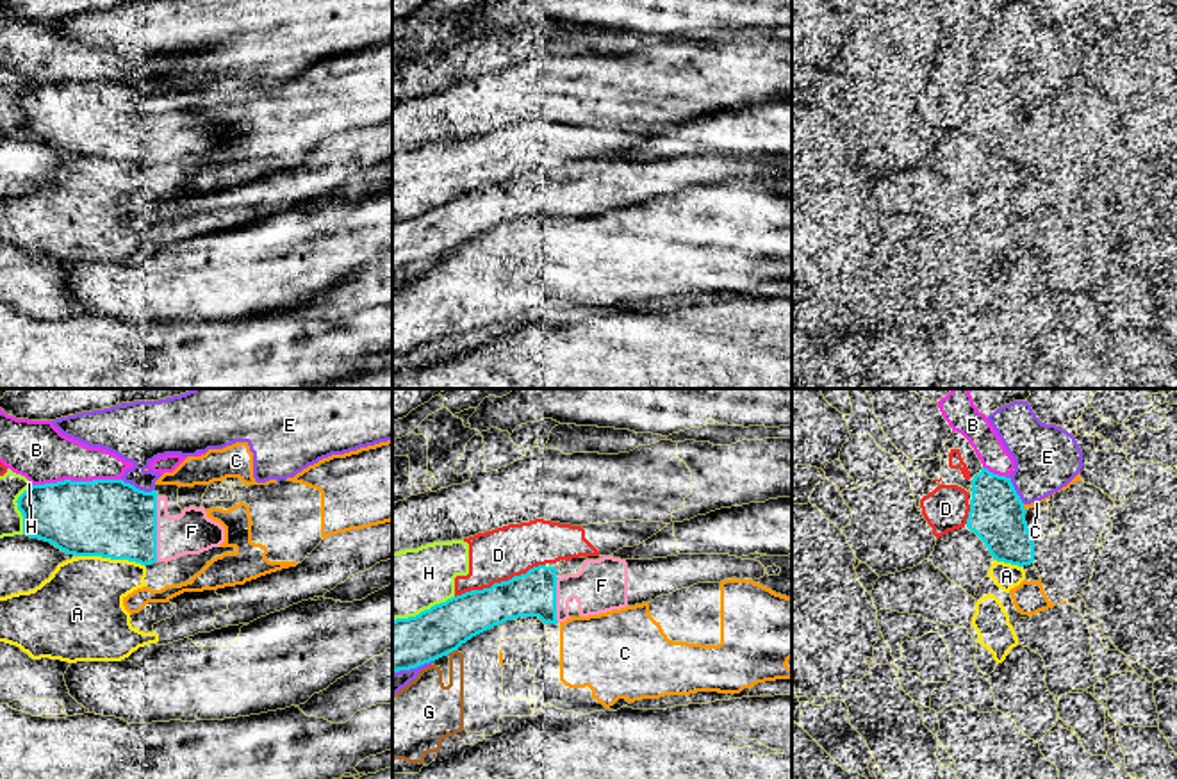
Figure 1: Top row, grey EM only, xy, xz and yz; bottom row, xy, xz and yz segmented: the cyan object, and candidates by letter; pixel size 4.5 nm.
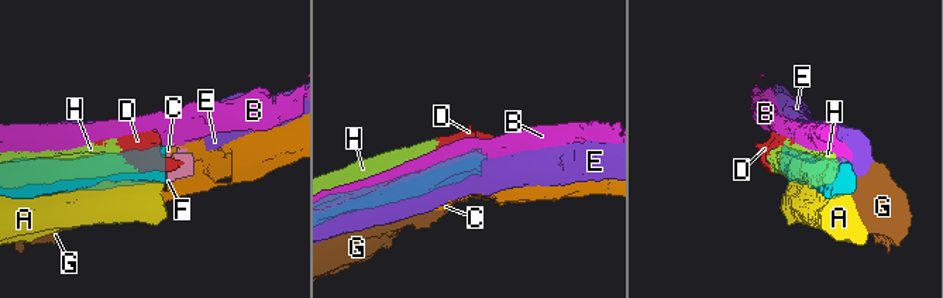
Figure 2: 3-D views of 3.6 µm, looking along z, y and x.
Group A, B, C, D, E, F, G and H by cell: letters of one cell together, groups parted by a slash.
A / B / C G / D H / E / F

